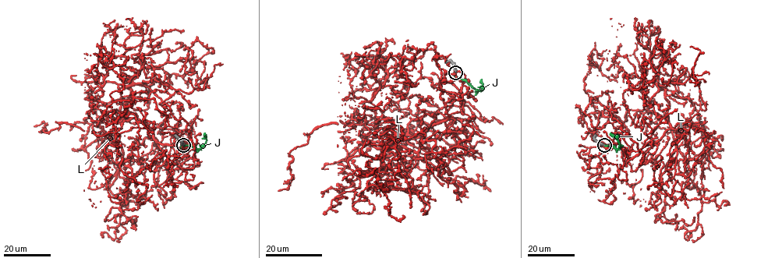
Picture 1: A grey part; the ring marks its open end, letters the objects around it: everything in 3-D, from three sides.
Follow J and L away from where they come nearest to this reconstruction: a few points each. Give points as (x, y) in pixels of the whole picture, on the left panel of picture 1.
J: (183, 145), (200, 148), (206, 140), (204, 132)
L: (182, 144), (175, 158), (126, 117), (133, 94), (93, 127), (122, 151), (109, 189), (124, 213), (102, 237)

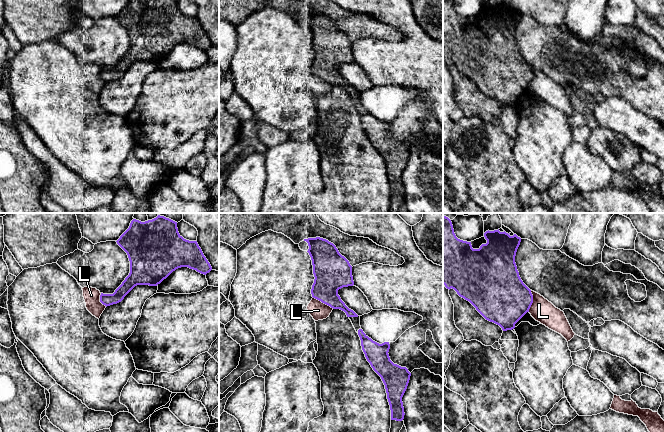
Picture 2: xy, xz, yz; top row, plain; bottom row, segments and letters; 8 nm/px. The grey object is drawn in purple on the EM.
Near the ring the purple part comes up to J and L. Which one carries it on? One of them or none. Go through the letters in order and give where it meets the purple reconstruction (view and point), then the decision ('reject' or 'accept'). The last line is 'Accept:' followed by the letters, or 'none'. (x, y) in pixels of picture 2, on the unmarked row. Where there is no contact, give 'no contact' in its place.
J: no contact; accept
L: contact yz (532, 77); reject
Accept: J

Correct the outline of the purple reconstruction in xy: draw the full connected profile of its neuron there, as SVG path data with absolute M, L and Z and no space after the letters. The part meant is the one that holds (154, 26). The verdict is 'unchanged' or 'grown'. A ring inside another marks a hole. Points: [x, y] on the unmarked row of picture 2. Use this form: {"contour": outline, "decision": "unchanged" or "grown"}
{"contour": "M130 0L116 18L128 31L130 49L113 70L101 69L100 78L106 83L121 78L137 61L157 62L178 44L188 43L204 51L212 46L197 17L184 15L177 0Z", "decision": "unchanged"}

